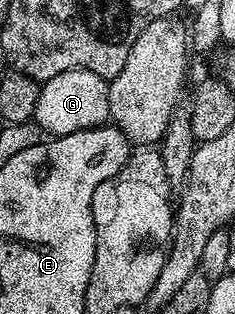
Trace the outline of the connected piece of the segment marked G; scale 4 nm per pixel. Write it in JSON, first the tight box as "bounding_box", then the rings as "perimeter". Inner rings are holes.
{"bounding_box":[32,70,110,138],"perimeter":[[[68,70],[40,83],[39,104],[35,104],[32,121],[46,135],[62,138],[71,132],[83,132],[110,121],[109,82],[90,70]]]}

